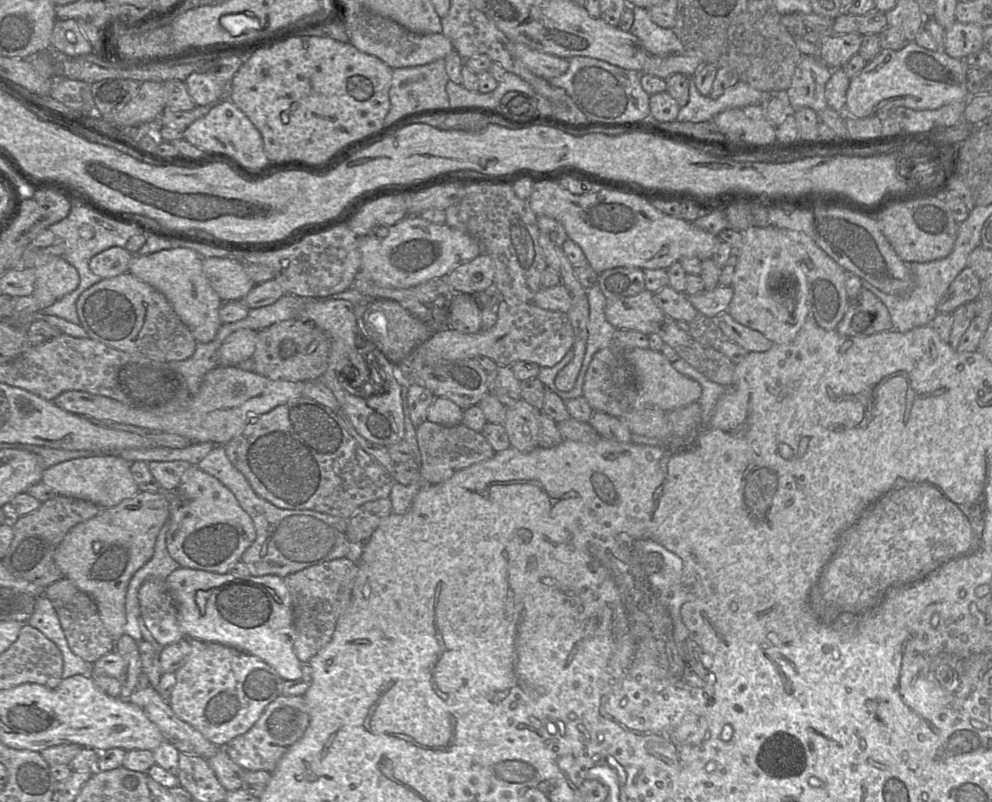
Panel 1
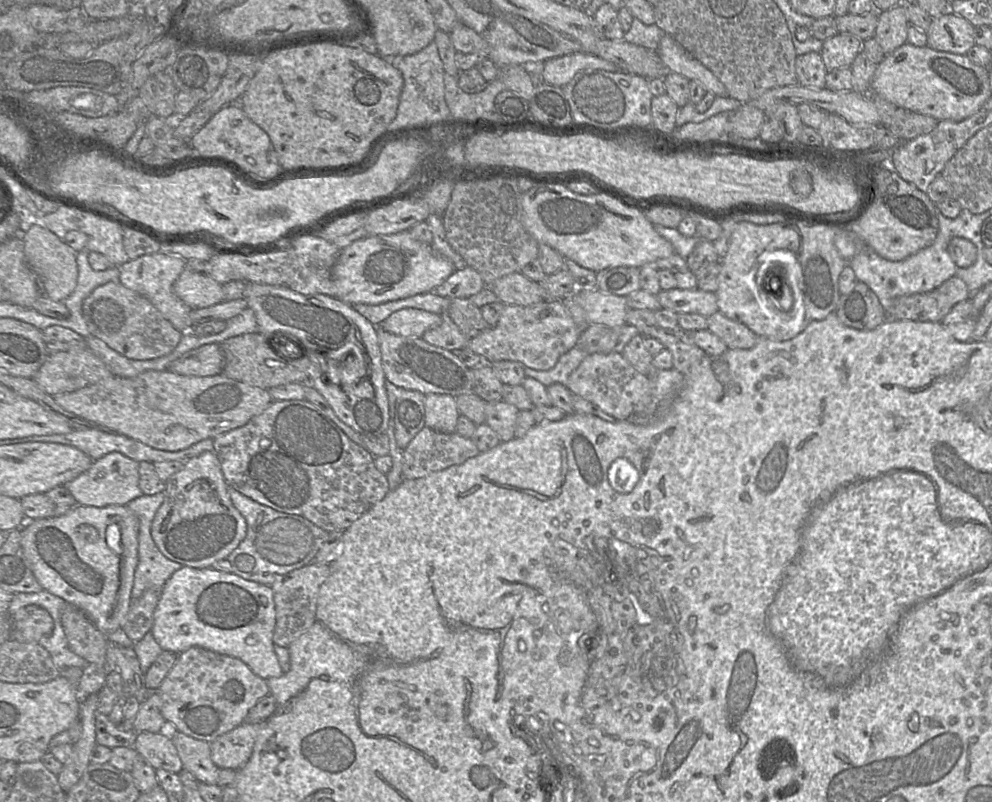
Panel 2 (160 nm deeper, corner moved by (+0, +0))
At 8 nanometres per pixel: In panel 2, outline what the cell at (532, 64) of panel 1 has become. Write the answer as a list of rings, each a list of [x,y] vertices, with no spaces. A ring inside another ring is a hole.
[[[576,52],[544,61],[541,81],[562,88],[578,72],[586,69],[610,72],[620,70],[614,63],[599,56],[585,52]]]

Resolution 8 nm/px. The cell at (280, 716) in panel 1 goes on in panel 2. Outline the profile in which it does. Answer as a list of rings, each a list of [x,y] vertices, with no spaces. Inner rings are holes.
[[[242,723],[210,742],[211,758],[218,768],[239,770],[250,759],[259,723]]]

